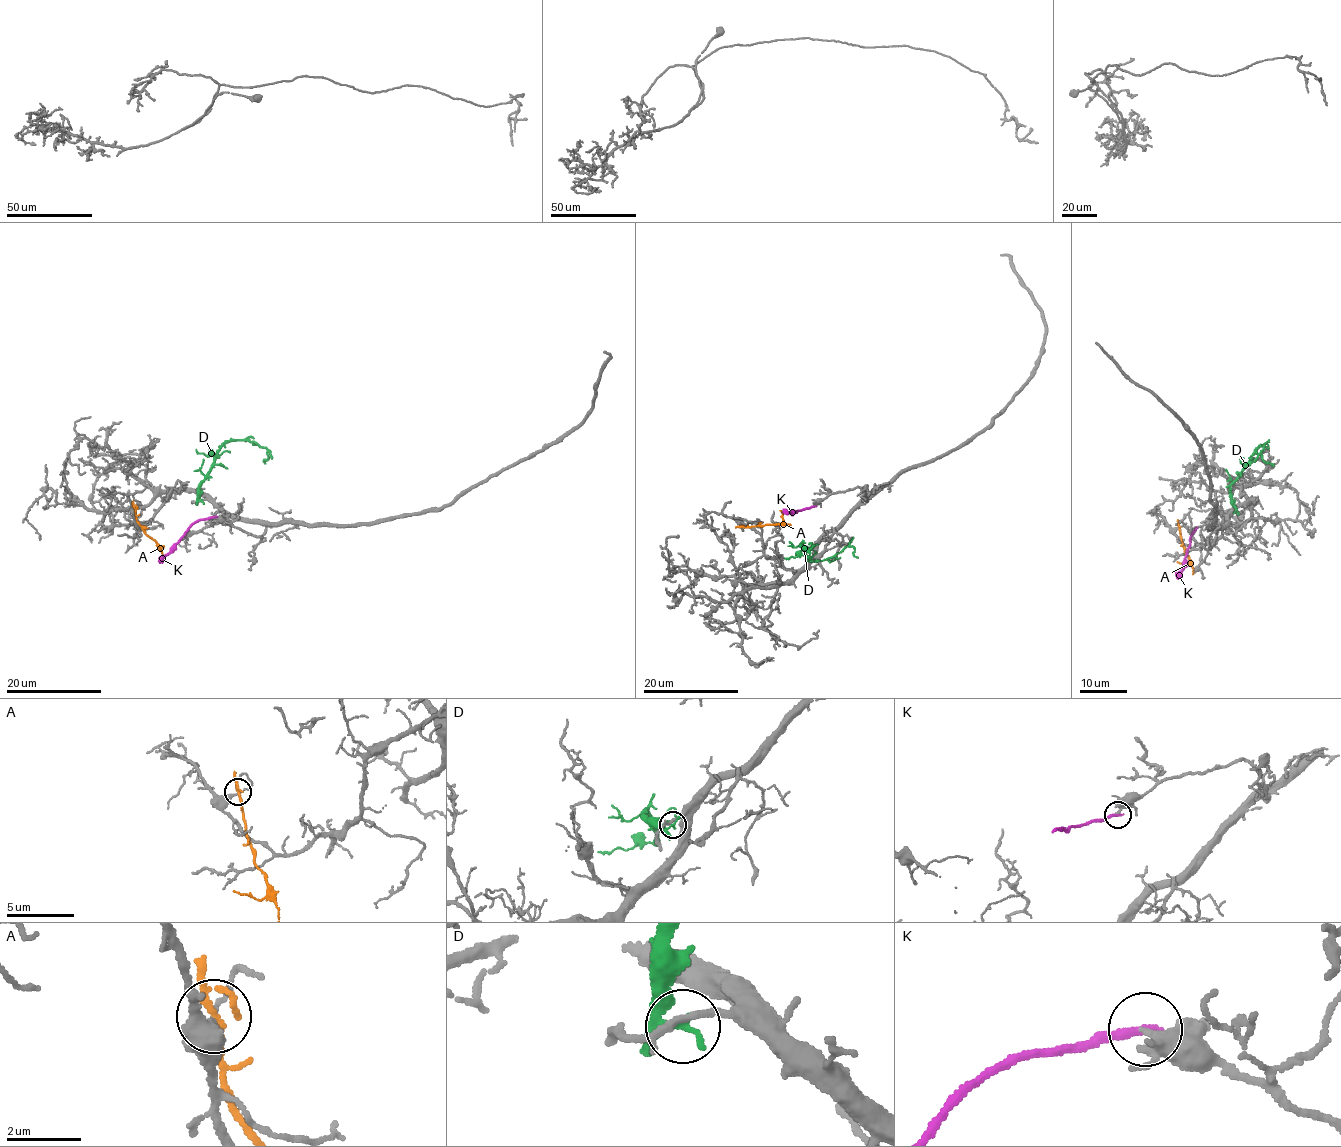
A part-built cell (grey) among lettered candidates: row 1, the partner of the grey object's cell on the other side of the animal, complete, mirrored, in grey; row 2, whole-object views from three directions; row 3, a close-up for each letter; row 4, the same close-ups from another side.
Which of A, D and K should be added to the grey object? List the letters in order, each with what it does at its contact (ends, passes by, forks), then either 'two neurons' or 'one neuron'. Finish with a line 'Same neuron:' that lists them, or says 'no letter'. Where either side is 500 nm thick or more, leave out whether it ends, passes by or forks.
A: it forks; two neurons
D: it passes by; two neurons
K: it ends; two neurons
Same neuron: no letter

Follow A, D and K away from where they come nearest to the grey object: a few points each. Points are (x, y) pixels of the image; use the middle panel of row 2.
A: (741, 526), (788, 525)
D: (811, 549), (800, 547), (801, 543), (806, 557), (812, 561), (830, 558), (851, 546), (853, 555), (858, 557)
K: (814, 506), (787, 514)

